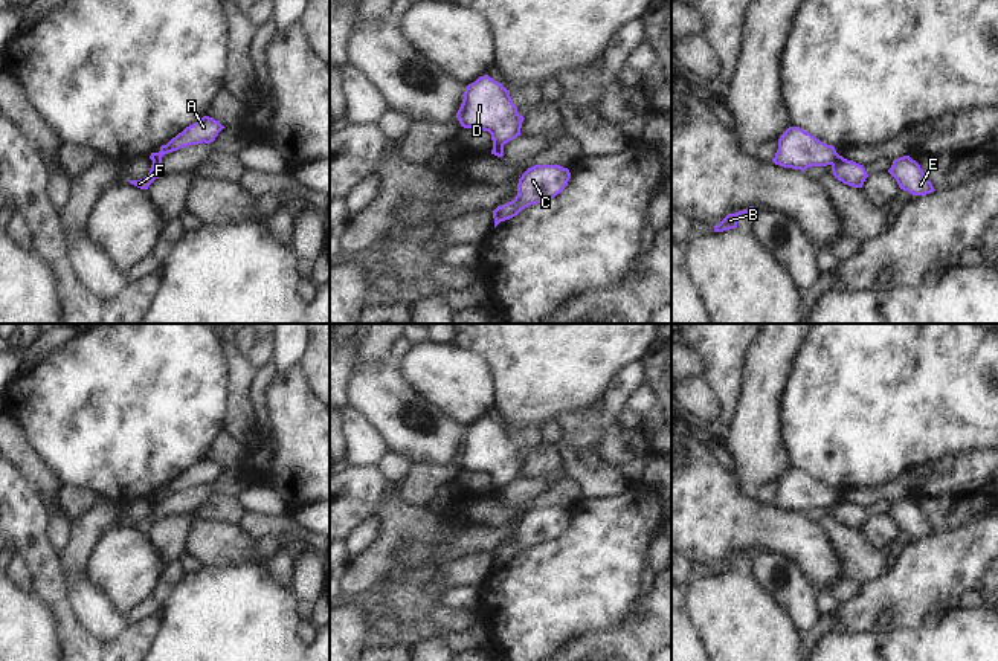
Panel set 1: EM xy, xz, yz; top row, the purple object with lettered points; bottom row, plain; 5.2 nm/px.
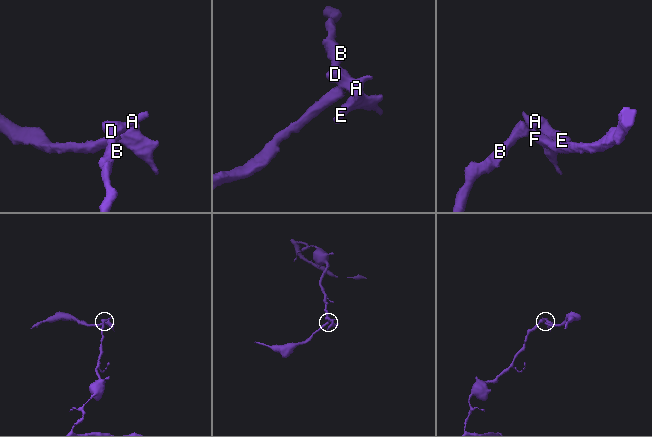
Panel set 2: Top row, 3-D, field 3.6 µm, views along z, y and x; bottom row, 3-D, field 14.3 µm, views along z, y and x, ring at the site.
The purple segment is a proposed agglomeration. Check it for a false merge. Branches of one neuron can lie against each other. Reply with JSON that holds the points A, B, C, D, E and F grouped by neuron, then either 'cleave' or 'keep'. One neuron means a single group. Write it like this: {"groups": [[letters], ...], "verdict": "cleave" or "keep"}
{"groups": [["A", "B", "C", "D", "E"], ["F"]], "verdict": "cleave"}

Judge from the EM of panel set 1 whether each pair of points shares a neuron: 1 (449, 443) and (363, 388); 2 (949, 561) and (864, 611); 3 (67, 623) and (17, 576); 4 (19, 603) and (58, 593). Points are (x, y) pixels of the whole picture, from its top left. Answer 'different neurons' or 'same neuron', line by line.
1: same neuron
2: same neuron
3: different neurons
4: different neurons

